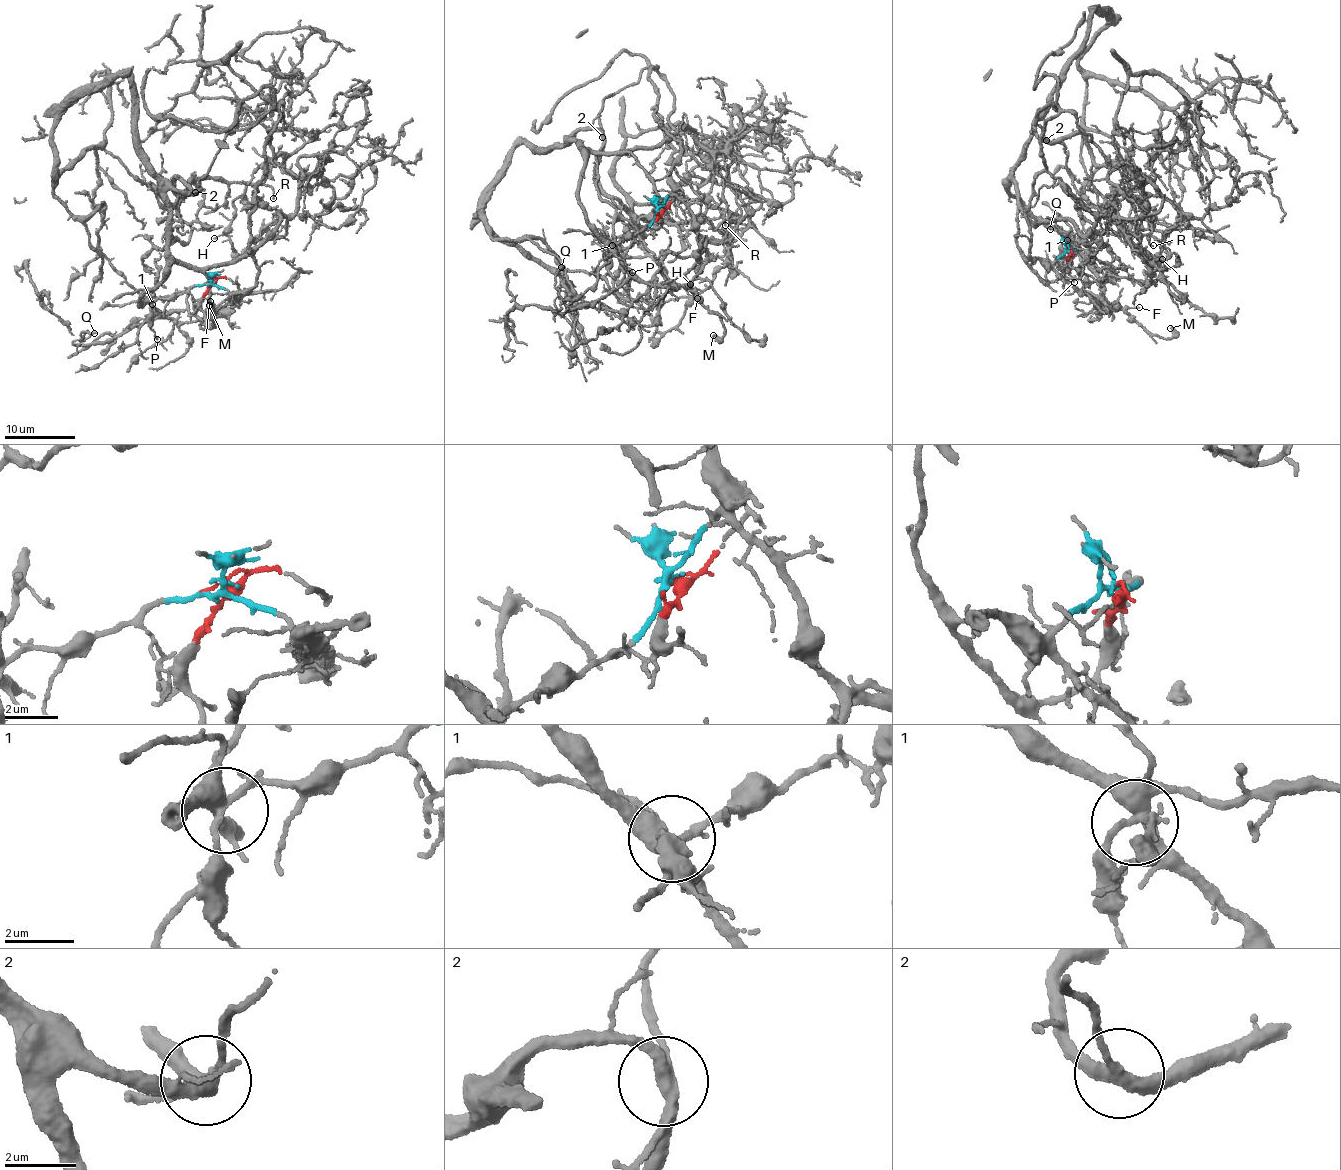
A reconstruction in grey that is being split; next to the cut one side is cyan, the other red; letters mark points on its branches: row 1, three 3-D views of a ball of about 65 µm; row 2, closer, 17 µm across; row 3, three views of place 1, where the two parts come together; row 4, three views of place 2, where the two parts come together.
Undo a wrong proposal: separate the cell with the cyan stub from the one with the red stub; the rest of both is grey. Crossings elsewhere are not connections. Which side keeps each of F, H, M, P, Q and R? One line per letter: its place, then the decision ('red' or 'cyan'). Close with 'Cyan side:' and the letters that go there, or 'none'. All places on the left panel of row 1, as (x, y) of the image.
F: at (210, 301); cyan
H: at (214, 238); cyan
M: at (209, 305); cyan
P: at (157, 339); cyan
Q: at (94, 333); red
R: at (273, 198); red
Cyan side: F, H, M, P

